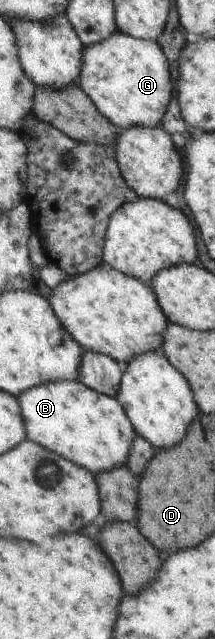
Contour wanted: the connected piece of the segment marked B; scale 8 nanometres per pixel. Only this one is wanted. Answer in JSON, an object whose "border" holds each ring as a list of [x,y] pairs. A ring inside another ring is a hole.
{"border":[[[56,381],[28,389],[16,398],[19,401],[29,441],[41,444],[49,451],[89,470],[92,474],[126,466],[137,434],[116,397],[100,394],[78,381]]]}

